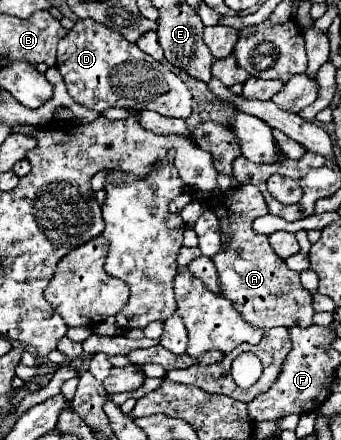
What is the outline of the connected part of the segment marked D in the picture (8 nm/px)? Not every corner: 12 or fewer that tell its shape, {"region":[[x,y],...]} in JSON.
{"region":[[77,19],[69,95],[95,111],[191,115],[191,91],[121,33]]}

